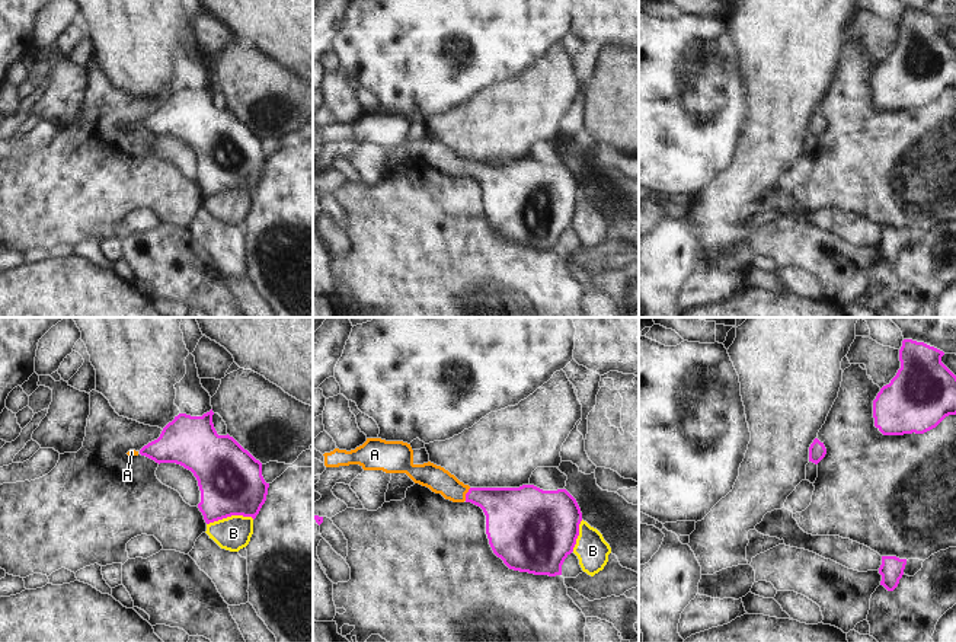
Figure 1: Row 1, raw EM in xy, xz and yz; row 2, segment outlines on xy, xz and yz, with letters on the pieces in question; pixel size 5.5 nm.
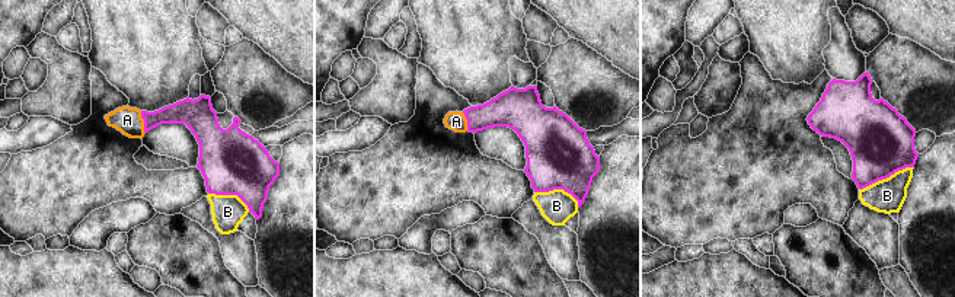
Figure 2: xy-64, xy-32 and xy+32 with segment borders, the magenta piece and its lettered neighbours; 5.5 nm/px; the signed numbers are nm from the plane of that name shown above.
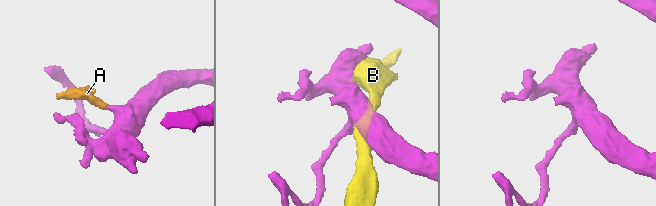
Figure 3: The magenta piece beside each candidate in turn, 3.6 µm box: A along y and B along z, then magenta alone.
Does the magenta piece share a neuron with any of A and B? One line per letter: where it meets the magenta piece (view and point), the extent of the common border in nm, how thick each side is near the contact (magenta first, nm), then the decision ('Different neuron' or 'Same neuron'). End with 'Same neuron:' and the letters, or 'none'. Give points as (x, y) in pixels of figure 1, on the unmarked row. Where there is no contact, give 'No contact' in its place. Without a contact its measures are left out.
A: Touches magenta at xz (466, 168). Shared border 80 nm. Thickness 260 nm (magenta) against 140 nm. Same neuron
B: Touches magenta at xy (230, 189). Shared border 260 nm. Thickness 360 nm (magenta) against 190 nm. Different neuron
Same neuron: A

